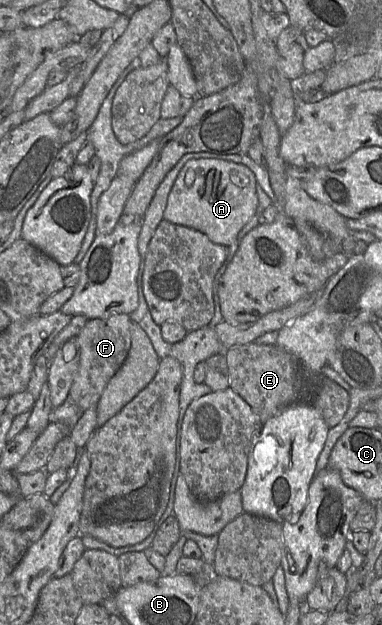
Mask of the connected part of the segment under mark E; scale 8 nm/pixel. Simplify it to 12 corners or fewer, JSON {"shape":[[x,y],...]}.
{"shape":[[255,342],[225,350],[229,388],[262,423],[310,405],[329,428],[349,393],[290,353]]}

